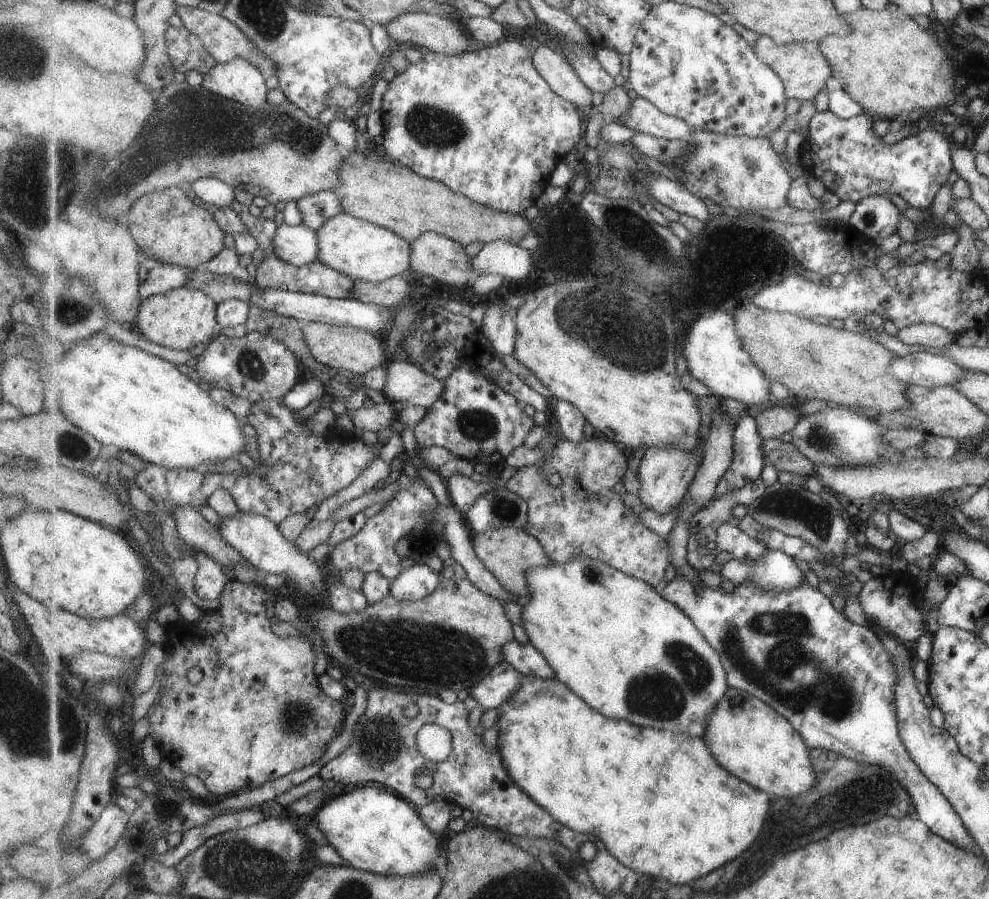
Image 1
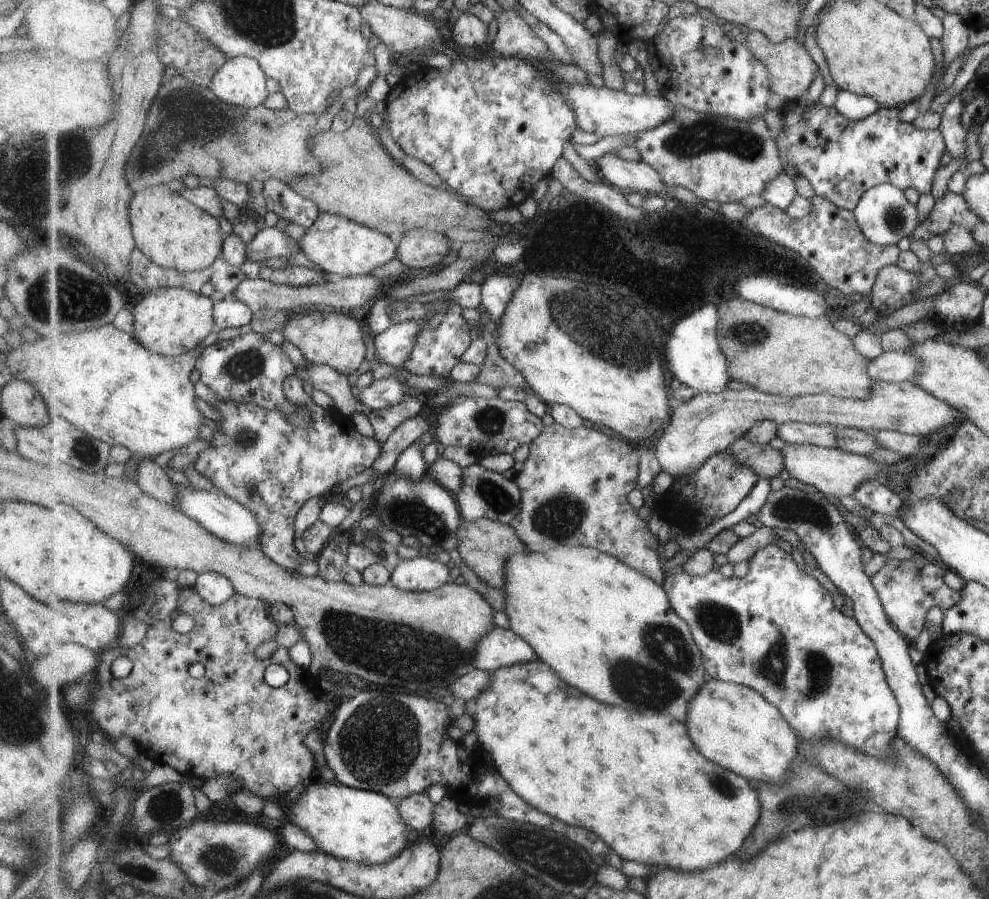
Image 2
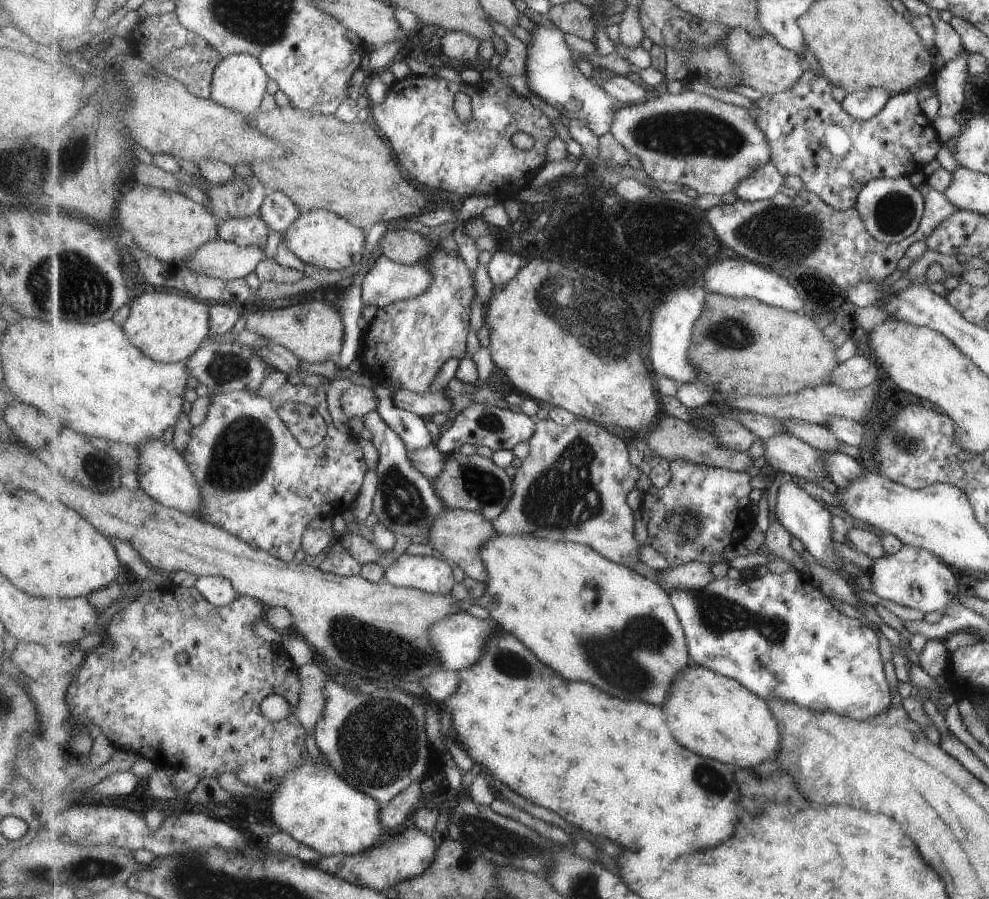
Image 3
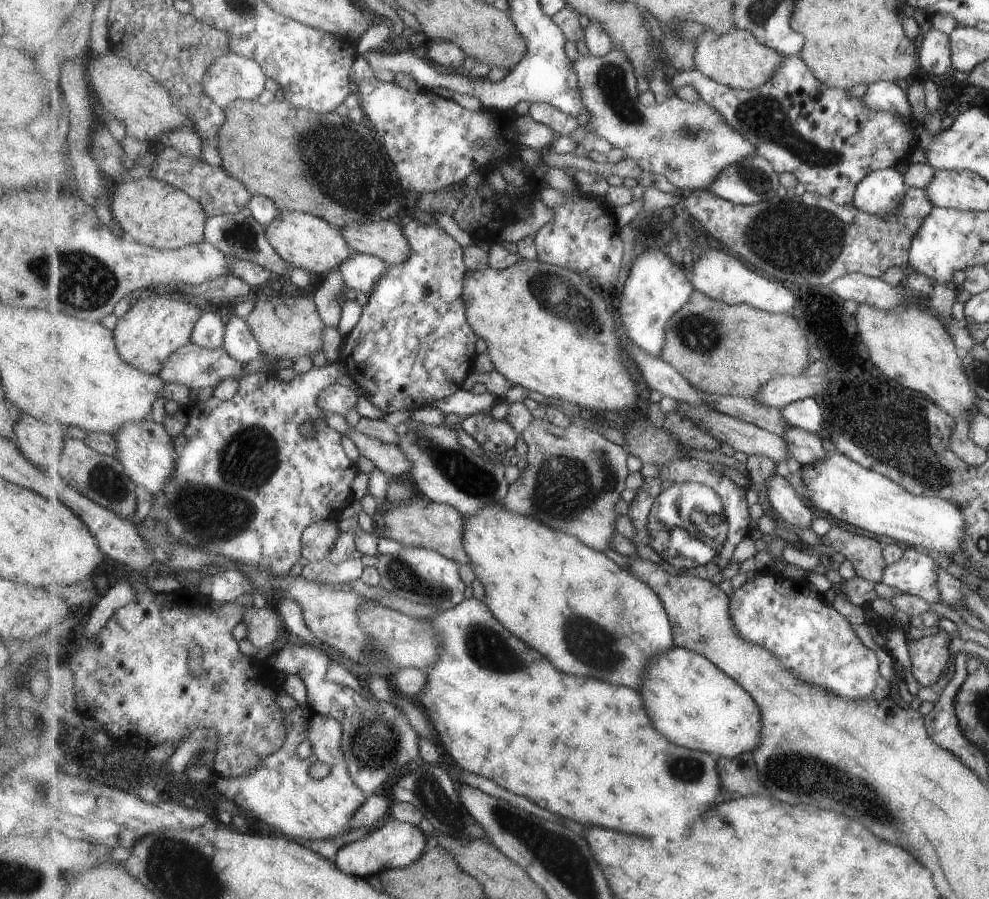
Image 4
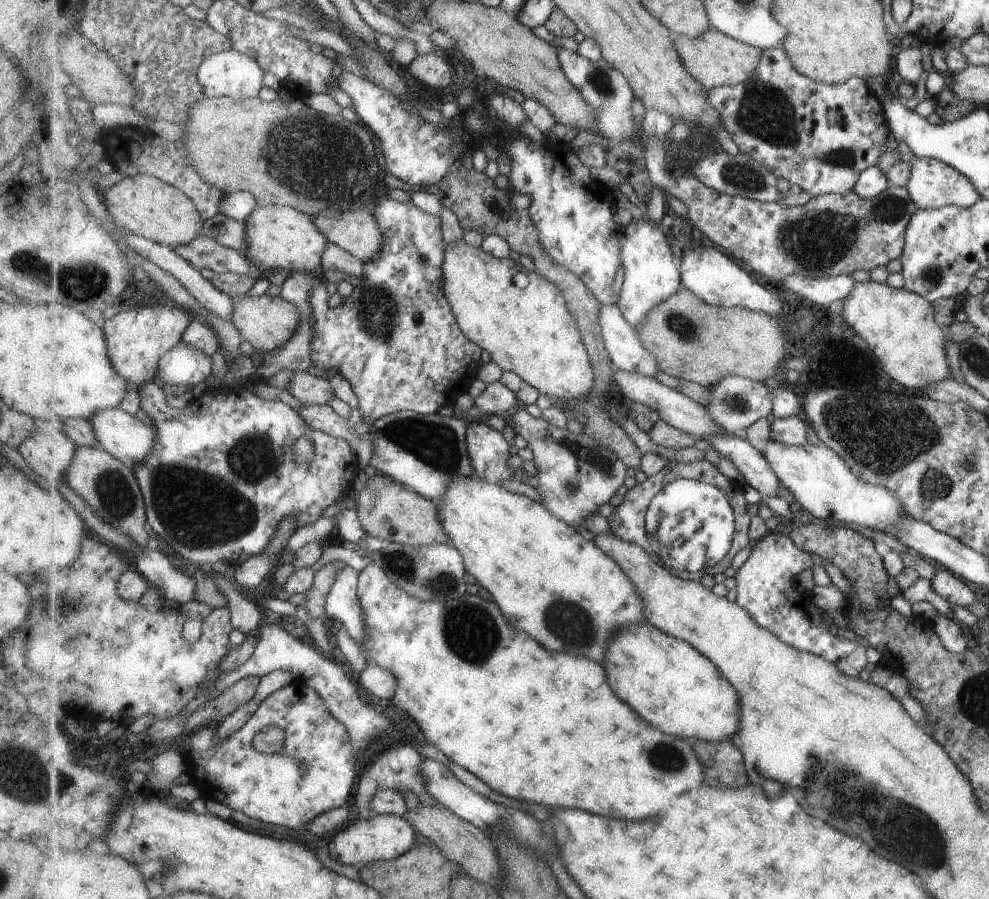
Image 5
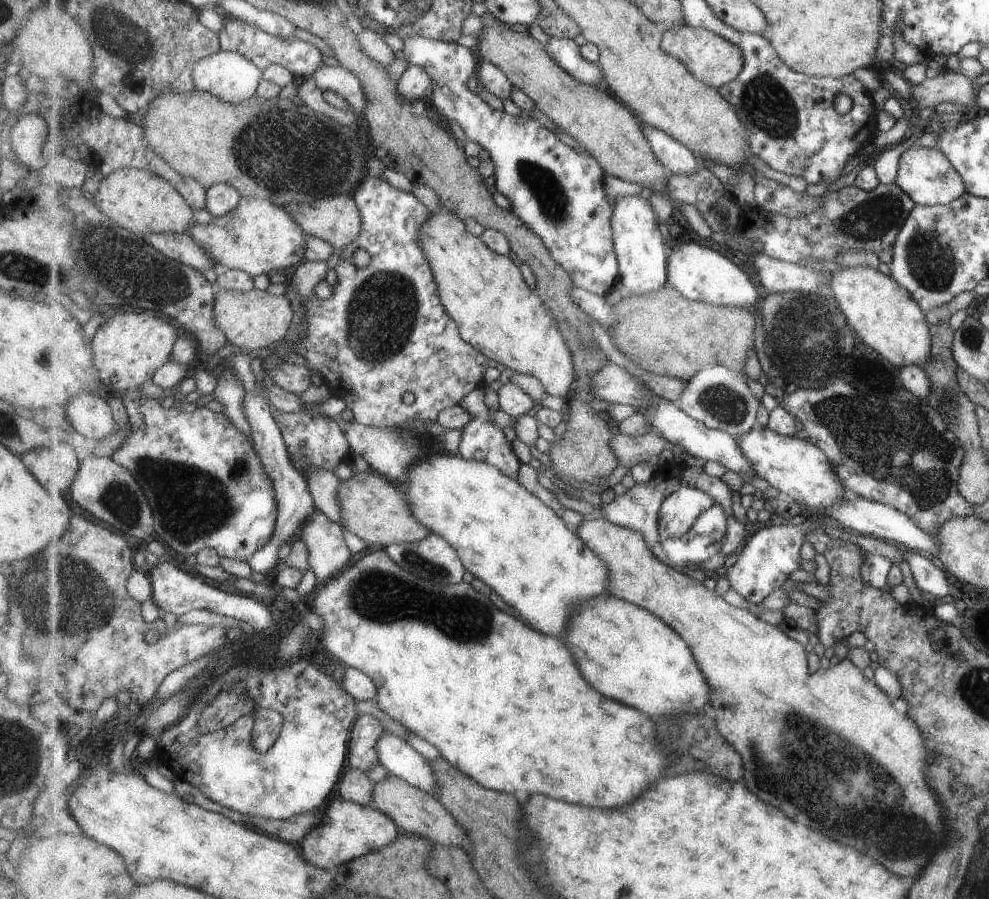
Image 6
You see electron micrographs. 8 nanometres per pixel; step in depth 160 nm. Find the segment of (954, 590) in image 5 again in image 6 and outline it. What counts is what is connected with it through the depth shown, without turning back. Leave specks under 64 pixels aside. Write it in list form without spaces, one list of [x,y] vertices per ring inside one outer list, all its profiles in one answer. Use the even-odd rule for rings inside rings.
[[[909,551],[902,552],[902,558],[907,562],[916,588],[936,597],[948,594],[945,574],[929,558]]]

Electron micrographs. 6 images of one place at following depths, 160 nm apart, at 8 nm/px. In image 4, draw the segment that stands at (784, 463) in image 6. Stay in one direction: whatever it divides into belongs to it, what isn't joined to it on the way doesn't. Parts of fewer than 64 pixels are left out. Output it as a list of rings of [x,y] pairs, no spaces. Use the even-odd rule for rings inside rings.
[[[839,451],[828,452],[825,458],[817,461],[815,464],[798,464],[793,468],[800,470],[802,482],[805,484],[809,500],[818,511],[823,515],[831,514],[849,525],[857,526],[869,534],[878,534],[893,538],[895,542],[901,542],[907,546],[915,546],[920,550],[933,550],[939,554],[953,556],[959,551],[959,546],[963,544],[963,536],[967,530],[967,520],[963,516],[960,508],[951,501],[943,500],[937,497],[927,497],[925,495],[909,494],[904,488],[894,483],[891,479],[885,478],[879,473],[867,470],[853,462],[852,458],[842,455]]]

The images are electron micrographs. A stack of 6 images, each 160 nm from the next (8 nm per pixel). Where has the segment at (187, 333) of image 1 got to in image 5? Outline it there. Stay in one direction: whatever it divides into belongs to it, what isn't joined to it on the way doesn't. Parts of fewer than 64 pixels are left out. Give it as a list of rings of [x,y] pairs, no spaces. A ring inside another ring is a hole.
[[[154,301],[150,306],[145,305],[142,308],[133,304],[133,306],[129,306],[124,311],[118,312],[111,317],[111,320],[107,320],[107,324],[105,324],[105,334],[107,334],[107,342],[109,342],[108,353],[116,371],[124,379],[127,379],[130,385],[138,388],[155,378],[160,368],[161,357],[182,341],[184,332],[192,324],[195,314],[179,304],[160,301]]]

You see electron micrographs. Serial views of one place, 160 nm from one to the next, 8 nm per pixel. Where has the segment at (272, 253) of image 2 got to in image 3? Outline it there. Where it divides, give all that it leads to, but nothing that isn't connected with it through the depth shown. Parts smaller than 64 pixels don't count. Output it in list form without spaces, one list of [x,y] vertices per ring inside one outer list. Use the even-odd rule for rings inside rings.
[[[217,237],[208,244],[201,245],[183,264],[196,273],[232,281],[245,278],[255,271],[257,265],[266,258],[263,248],[257,245],[240,247]]]

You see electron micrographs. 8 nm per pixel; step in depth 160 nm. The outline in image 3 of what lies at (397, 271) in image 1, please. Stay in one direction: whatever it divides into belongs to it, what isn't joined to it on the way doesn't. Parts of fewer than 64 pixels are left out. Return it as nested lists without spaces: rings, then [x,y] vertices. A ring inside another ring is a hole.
[[[325,209],[301,212],[300,217],[282,234],[284,242],[309,269],[343,270],[353,264],[363,263],[365,258],[366,230],[356,227],[352,221]]]

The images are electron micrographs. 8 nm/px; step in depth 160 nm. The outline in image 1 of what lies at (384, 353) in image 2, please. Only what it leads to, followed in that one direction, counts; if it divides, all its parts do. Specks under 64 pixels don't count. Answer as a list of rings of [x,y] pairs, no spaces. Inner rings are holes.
[[[399,360],[386,368],[382,394],[388,403],[431,408],[441,398],[449,382],[436,378],[411,360]]]

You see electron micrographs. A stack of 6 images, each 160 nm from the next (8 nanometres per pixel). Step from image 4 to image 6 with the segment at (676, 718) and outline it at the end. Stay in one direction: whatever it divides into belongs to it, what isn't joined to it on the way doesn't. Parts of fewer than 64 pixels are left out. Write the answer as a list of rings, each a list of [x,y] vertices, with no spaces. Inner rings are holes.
[[[609,594],[605,598],[591,598],[589,602],[583,602],[581,606],[577,606],[577,610],[573,610],[573,622],[569,626],[569,634],[565,634],[563,640],[569,646],[569,650],[573,650],[575,658],[577,658],[577,664],[579,664],[579,658],[581,658],[581,672],[587,676],[587,680],[593,684],[593,688],[597,684],[597,690],[601,690],[601,694],[605,694],[605,696],[617,698],[619,702],[635,706],[635,708],[639,708],[639,710],[643,710],[645,714],[651,714],[651,716],[669,716],[675,713],[702,713],[703,711],[712,710],[712,707],[709,706],[709,684],[703,678],[699,663],[696,662],[695,655],[692,653],[692,648],[688,645],[688,642],[685,642],[685,639],[673,627],[665,623],[662,618],[642,606],[619,599],[613,594]]]

